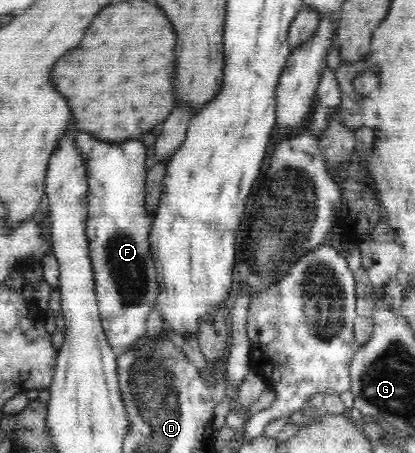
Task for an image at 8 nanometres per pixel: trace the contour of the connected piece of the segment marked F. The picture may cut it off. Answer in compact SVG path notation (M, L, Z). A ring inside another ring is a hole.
M75 134L74 142L87 168L88 214L85 234L95 277L101 324L109 344L120 351L147 336L146 323L159 296L149 231L154 219L146 209L146 146L140 140L117 144Z

